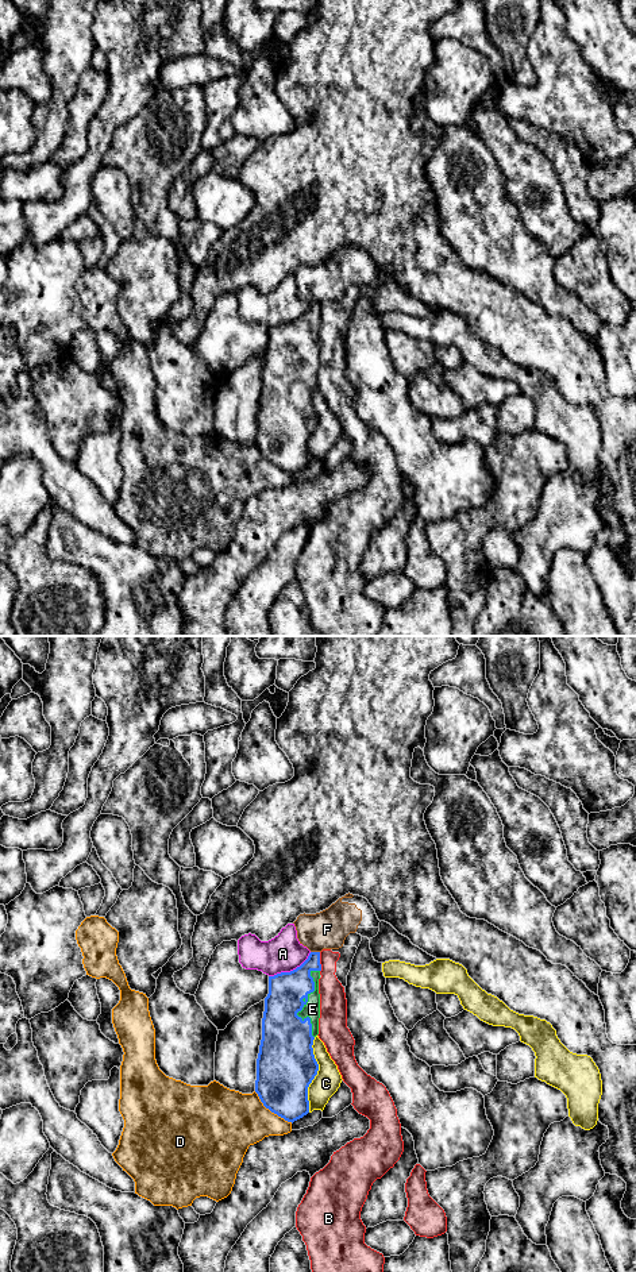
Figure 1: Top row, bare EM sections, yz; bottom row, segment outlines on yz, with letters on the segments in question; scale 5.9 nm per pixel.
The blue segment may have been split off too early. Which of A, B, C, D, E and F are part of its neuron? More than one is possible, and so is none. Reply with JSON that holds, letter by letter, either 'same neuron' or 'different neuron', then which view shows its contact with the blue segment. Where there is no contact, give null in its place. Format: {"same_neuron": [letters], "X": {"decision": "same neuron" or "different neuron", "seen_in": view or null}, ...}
{"same_neuron": ["E"], "A": {"decision": "different neuron", "seen_in": "yz"}, "B": {"decision": "different neuron", "seen_in": "yz"}, "C": {"decision": "different neuron", "seen_in": "yz"}, "D": {"decision": "different neuron", "seen_in": "yz"}, "E": {"decision": "same neuron", "seen_in": "yz"}, "F": {"decision": "different neuron", "seen_in": "yz"}}

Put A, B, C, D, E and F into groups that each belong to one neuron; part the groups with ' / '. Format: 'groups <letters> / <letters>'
groups A / B / C / D / E / F

